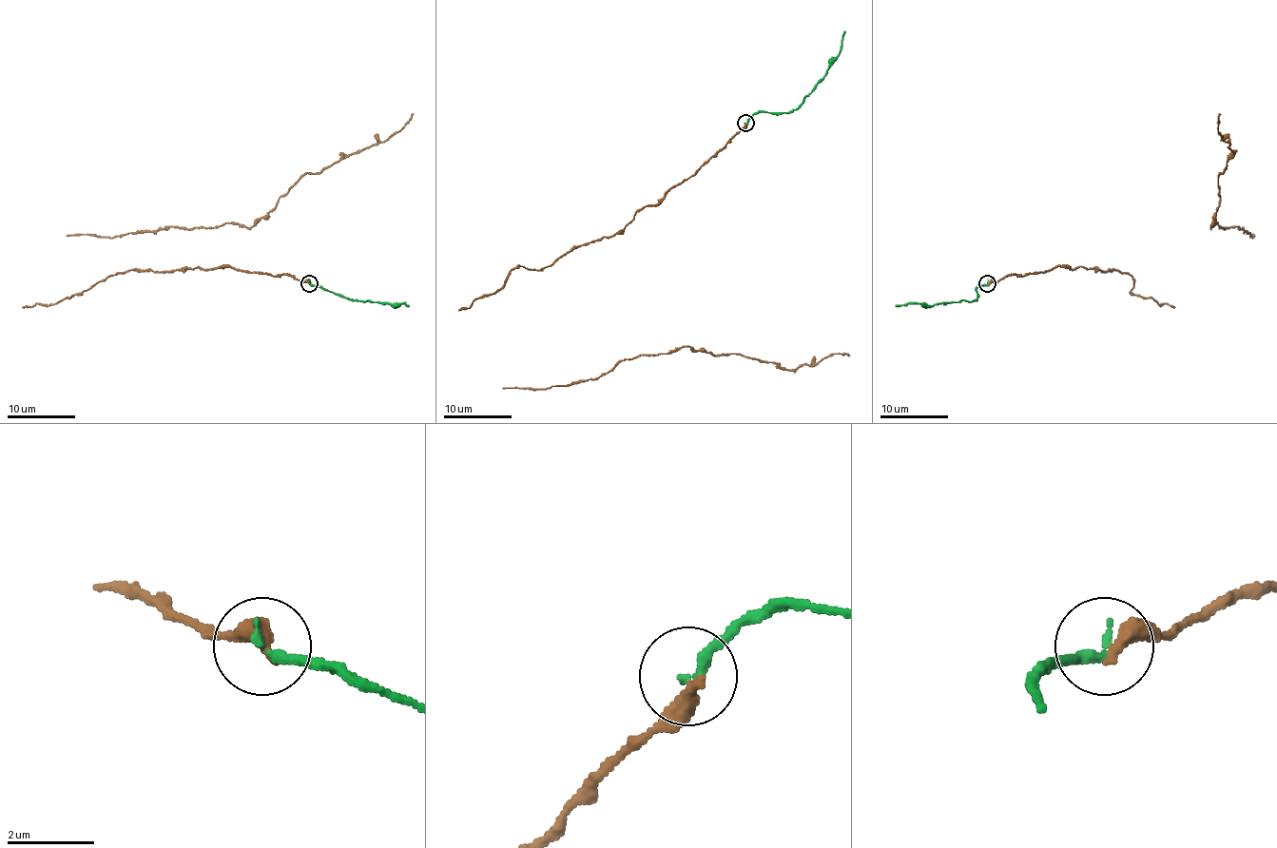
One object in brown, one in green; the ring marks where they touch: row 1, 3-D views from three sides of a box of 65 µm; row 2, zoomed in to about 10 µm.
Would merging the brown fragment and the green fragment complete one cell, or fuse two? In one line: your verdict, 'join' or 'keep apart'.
join

